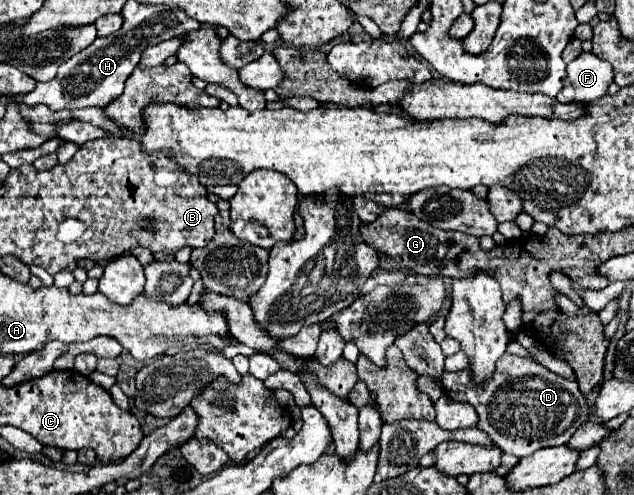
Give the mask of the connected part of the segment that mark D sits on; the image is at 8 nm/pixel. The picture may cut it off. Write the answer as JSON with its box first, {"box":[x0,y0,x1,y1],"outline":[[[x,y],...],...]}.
{"box":[443,353,589,457],"outline":[[[509,353],[499,359],[495,375],[487,383],[473,387],[467,369],[457,373],[445,371],[443,389],[451,399],[471,403],[479,415],[477,427],[483,429],[501,451],[517,457],[527,457],[543,447],[565,445],[575,429],[589,417],[589,403],[579,391],[577,381],[555,375],[531,359]]]}

